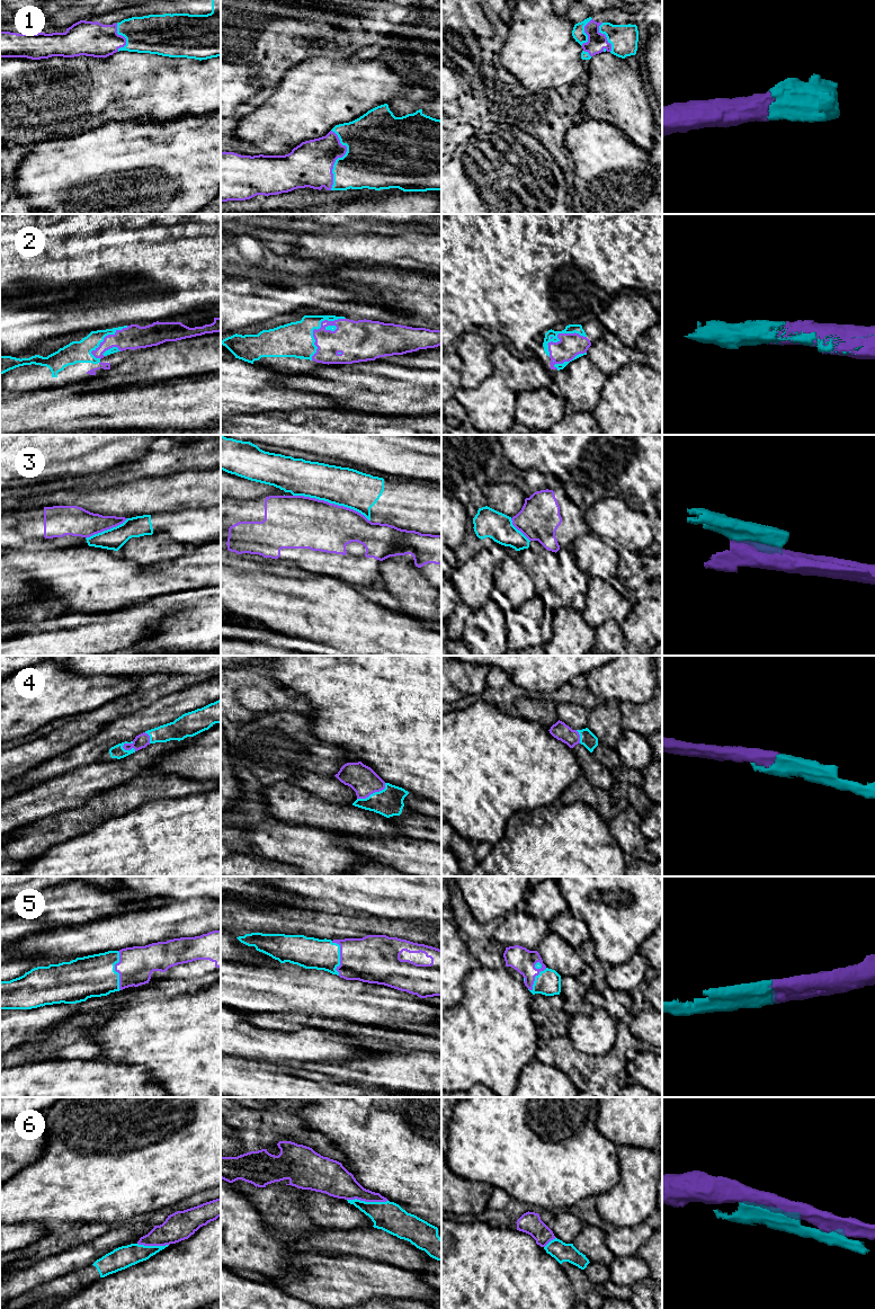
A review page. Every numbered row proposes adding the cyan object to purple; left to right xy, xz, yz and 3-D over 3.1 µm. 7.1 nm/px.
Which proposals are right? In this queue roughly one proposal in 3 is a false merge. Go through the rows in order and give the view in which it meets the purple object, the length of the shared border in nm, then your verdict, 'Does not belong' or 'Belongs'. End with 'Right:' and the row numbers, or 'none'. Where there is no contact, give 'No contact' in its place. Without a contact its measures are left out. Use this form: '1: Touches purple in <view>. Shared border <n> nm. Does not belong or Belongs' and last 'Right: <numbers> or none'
1: Touches purple in xz. Shared border 440 nm. Belongs
2: Touches purple in xz. Shared border 380 nm. Belongs
3: Touches purple in xz. Shared border 600 nm. Does not belong
4: Touches purple in xz. Shared border 240 nm. Belongs
5: Touches purple in yz. Shared border 220 nm. Belongs
6: Touches purple in xz. Shared border 300 nm. Does not belong
Right: 1, 2, 4, 5

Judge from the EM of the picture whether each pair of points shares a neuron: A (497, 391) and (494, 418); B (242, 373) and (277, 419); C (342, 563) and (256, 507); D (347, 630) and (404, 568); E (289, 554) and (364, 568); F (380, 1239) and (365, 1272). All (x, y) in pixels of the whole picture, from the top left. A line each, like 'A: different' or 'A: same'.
A: same
B: different
C: same
D: different
E: same
F: different

